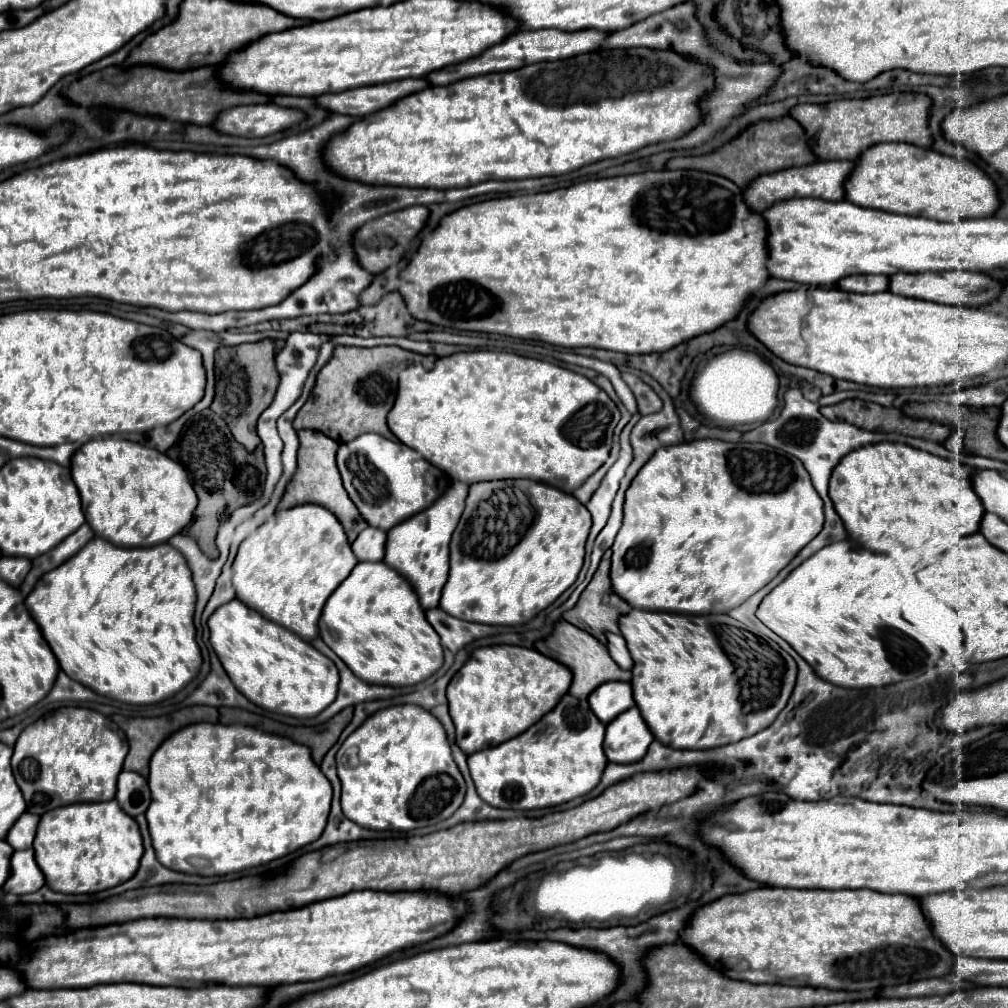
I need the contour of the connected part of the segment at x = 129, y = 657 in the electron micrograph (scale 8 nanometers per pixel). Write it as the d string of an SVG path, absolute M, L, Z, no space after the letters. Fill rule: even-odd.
M95 537L77 555L73 555L73 559L65 561L61 567L57 567L53 571L45 573L39 579L39 583L35 585L35 589L29 593L29 597L25 599L25 605L27 605L27 611L31 613L31 617L41 627L43 637L51 645L61 669L71 679L83 683L85 687L93 689L99 695L105 695L105 697L121 701L121 703L153 705L153 703L159 703L159 701L165 701L165 699L173 697L177 691L181 691L185 685L189 685L189 681L199 673L201 651L199 651L199 645L195 641L195 625L193 625L195 599L197 599L197 591L193 587L189 565L187 565L185 557L177 549L173 549L169 543L161 543L161 545L147 547L147 549L127 549L127 547L117 547L117 545L113 545L113 543L109 543L101 537Z

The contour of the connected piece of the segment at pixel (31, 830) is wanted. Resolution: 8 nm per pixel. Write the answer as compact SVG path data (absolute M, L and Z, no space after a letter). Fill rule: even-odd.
M25 811L17 821L15 825L9 829L7 833L7 843L13 847L13 849L29 849L33 839L35 839L35 829L37 829L37 823L39 823L39 817Z

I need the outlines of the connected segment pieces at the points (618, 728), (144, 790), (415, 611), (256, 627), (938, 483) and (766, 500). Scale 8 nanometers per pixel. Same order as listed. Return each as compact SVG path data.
M631 707L607 725L605 755L613 763L633 763L647 753L651 741L653 735L647 723L641 719L637 707Z
M121 771L119 781L117 781L115 799L129 817L137 817L137 815L145 813L145 809L149 807L149 801L151 801L147 781L139 773Z
M383 561L379 563L357 563L351 575L333 591L327 599L321 619L319 631L325 645L333 649L333 653L359 677L375 685L391 685L405 687L415 685L431 677L443 665L443 649L439 643L439 635L425 619L425 611L417 599L417 593L397 571L393 571Z
M239 599L221 605L209 619L211 645L233 685L265 711L297 719L317 717L337 697L339 673L333 661L289 629L265 619Z
M875 443L845 455L831 473L829 497L837 515L843 519L847 535L869 551L891 551L887 555L909 557L915 569L923 569L939 559L949 535L965 537L979 531L983 505L971 485L971 469L953 461L941 459L927 451L909 447L905 443Z
M701 439L691 443L679 443L673 447L661 447L645 467L631 481L625 503L623 503L623 525L613 543L613 565L611 565L611 585L613 591L625 599L631 607L643 611L669 611L683 615L705 615L705 613L727 613L733 607L741 605L755 591L765 587L791 559L819 535L823 529L823 501L811 485L809 473L803 463L793 455L787 455L781 449L773 449L763 443L727 443L717 439Z

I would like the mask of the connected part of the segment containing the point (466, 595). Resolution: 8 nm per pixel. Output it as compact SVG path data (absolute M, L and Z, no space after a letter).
M531 479L483 481L469 487L467 505L451 539L451 571L439 607L453 617L487 625L523 625L567 591L585 557L591 515L573 495Z

